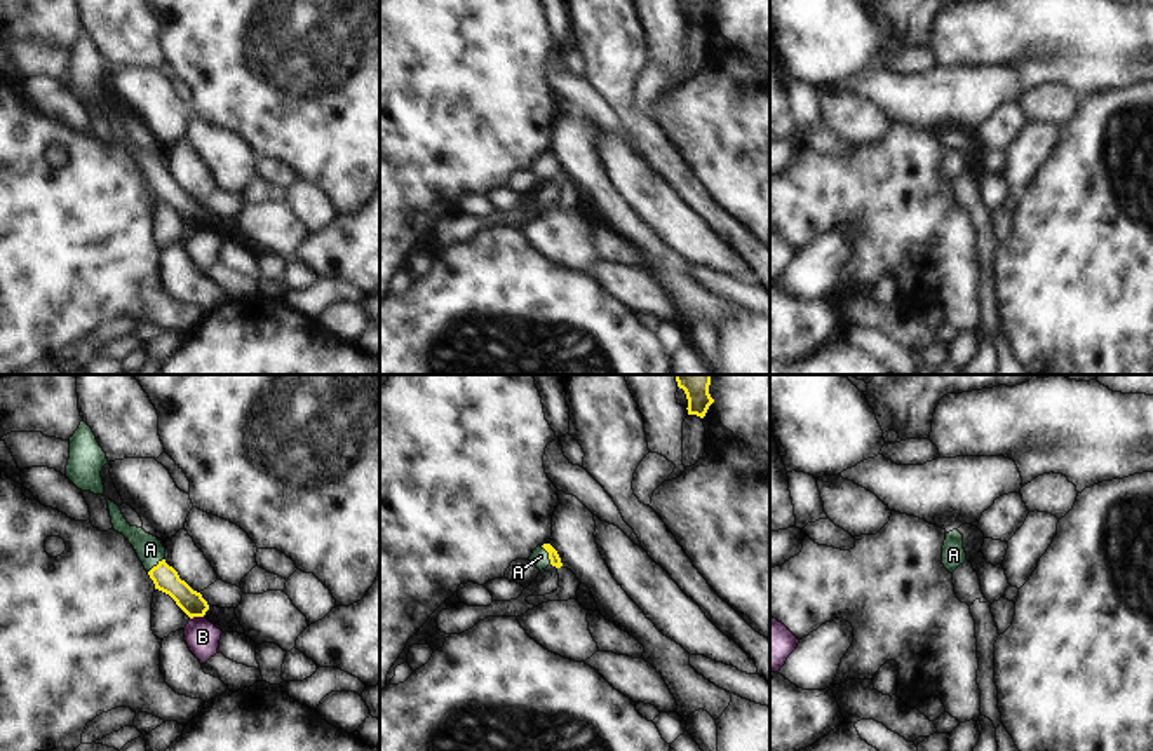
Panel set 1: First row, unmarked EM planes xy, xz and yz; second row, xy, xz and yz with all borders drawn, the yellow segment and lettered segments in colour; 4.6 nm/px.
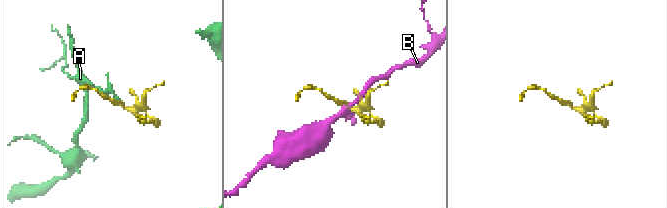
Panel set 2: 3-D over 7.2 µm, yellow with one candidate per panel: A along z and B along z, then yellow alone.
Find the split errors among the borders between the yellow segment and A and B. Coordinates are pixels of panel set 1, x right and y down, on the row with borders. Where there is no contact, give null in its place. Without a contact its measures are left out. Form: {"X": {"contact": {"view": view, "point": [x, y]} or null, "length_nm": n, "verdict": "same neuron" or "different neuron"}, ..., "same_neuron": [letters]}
{"A": {"contact": {"view": "xy", "point": [157, 565]}, "length_nm": 100, "verdict": "same neuron"}, "B": {"contact": {"view": "xy", "point": [195, 615]}, "length_nm": 70, "verdict": "different neuron"}, "same_neuron": ["A"]}

